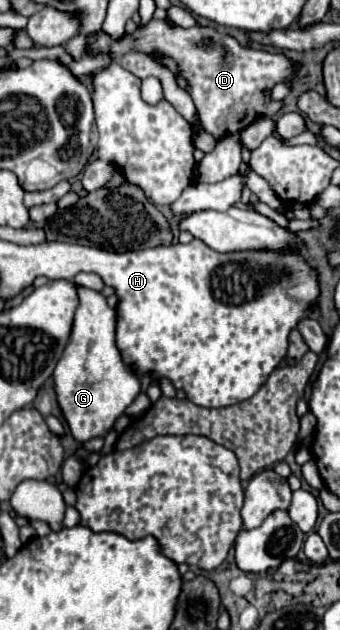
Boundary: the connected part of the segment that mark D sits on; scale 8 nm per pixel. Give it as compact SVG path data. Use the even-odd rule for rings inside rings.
M151 20L149 26L137 28L135 38L123 36L113 42L107 34L97 34L89 44L91 54L111 52L113 60L119 60L129 50L139 50L151 54L153 50L171 56L179 62L181 74L189 82L189 94L201 116L203 128L217 140L229 134L241 132L253 120L261 116L273 116L281 102L269 100L269 90L277 82L285 82L293 76L293 66L283 54L269 54L255 48L243 48L235 38L219 34L211 26L193 26L183 30L179 26L167 26L165 20Z

